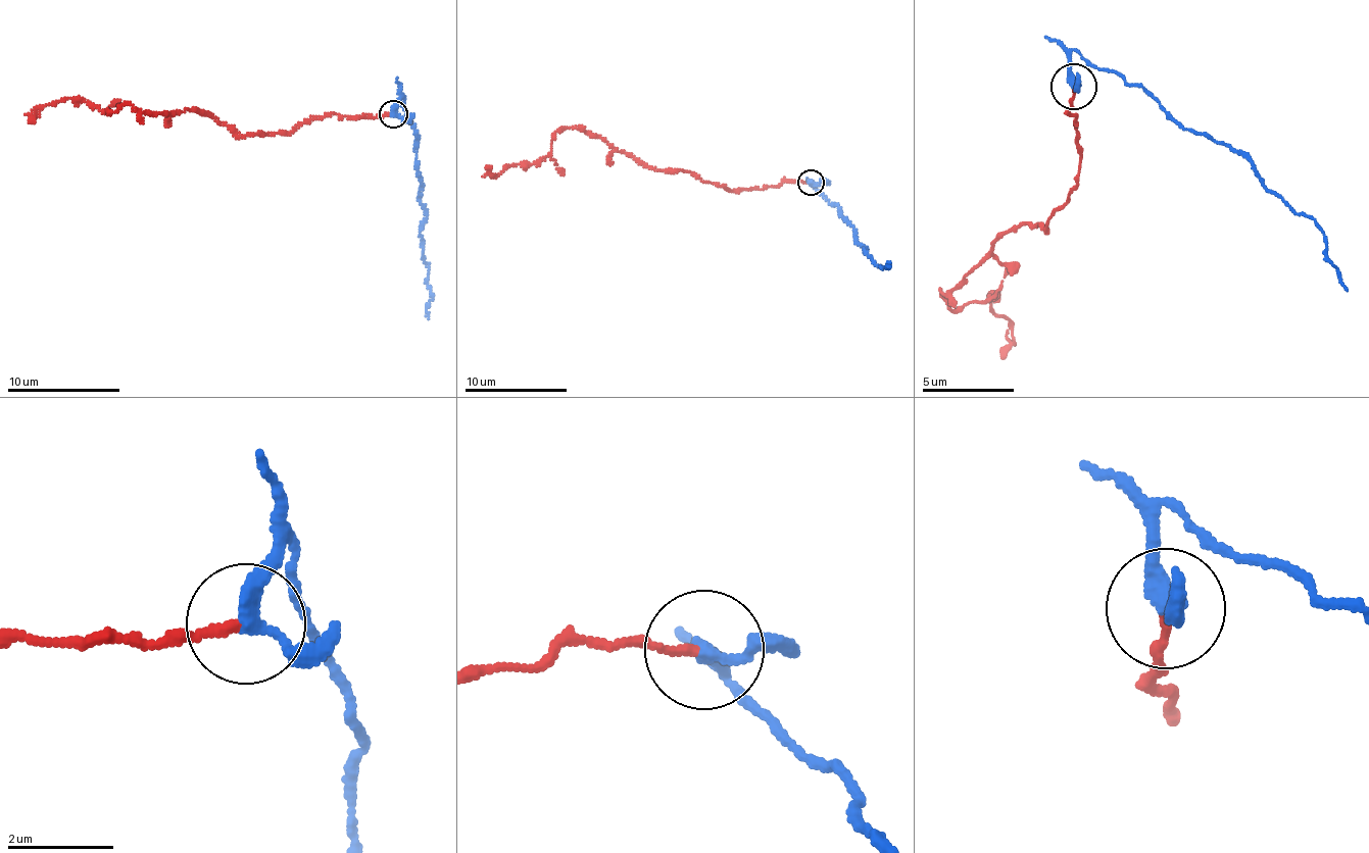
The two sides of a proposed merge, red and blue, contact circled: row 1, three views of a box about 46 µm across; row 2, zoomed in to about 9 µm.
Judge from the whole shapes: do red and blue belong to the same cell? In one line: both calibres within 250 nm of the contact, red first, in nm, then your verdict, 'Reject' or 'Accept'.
Thickness 150 nm (red) against 260 nm. Reject

